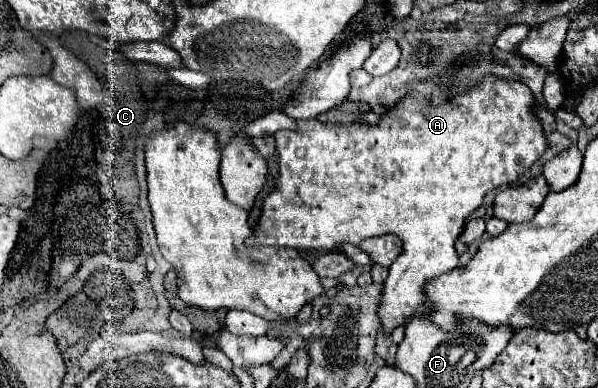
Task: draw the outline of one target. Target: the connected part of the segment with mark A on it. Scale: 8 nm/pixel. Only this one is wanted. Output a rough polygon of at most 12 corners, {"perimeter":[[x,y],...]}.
{"perimeter":[[523,82],[297,120],[249,246],[397,234],[387,334],[547,148]]}

